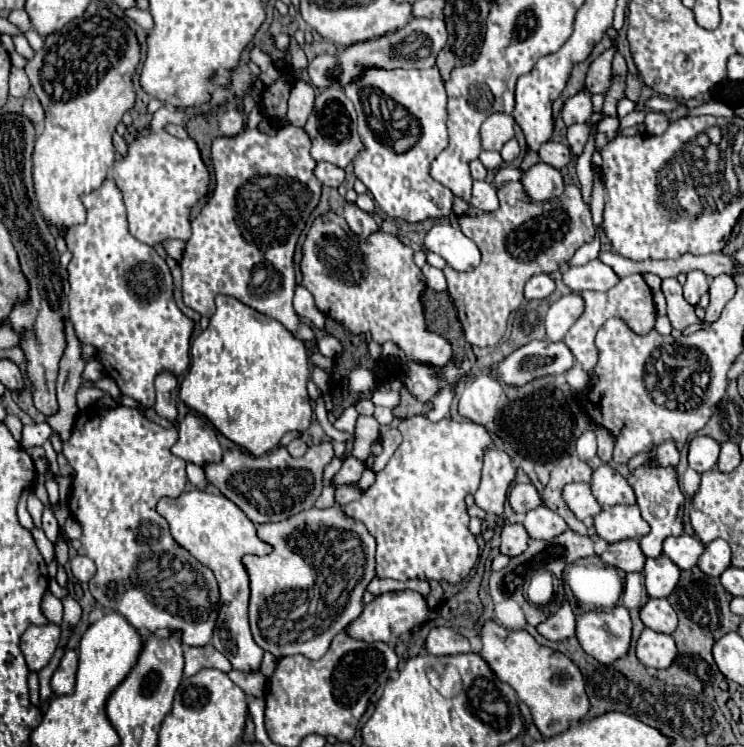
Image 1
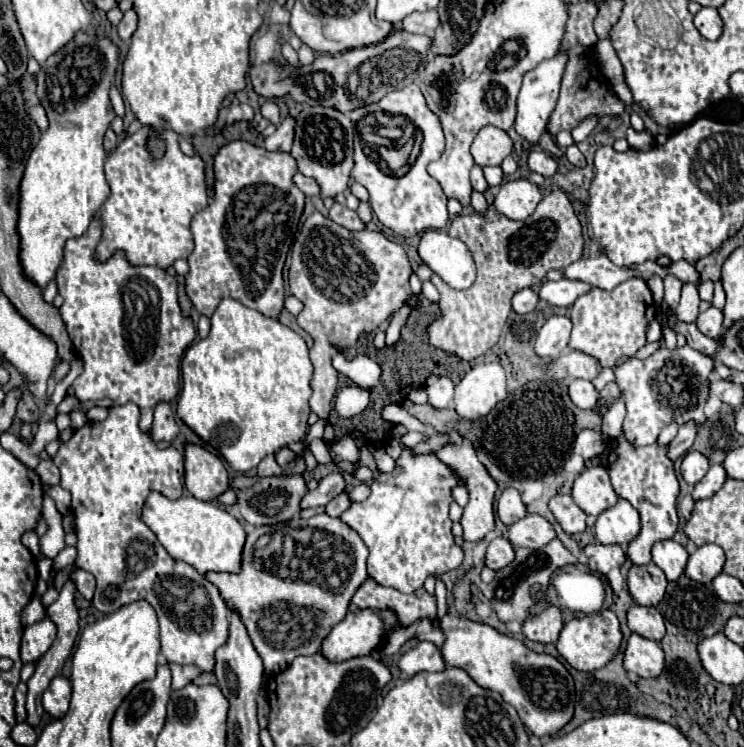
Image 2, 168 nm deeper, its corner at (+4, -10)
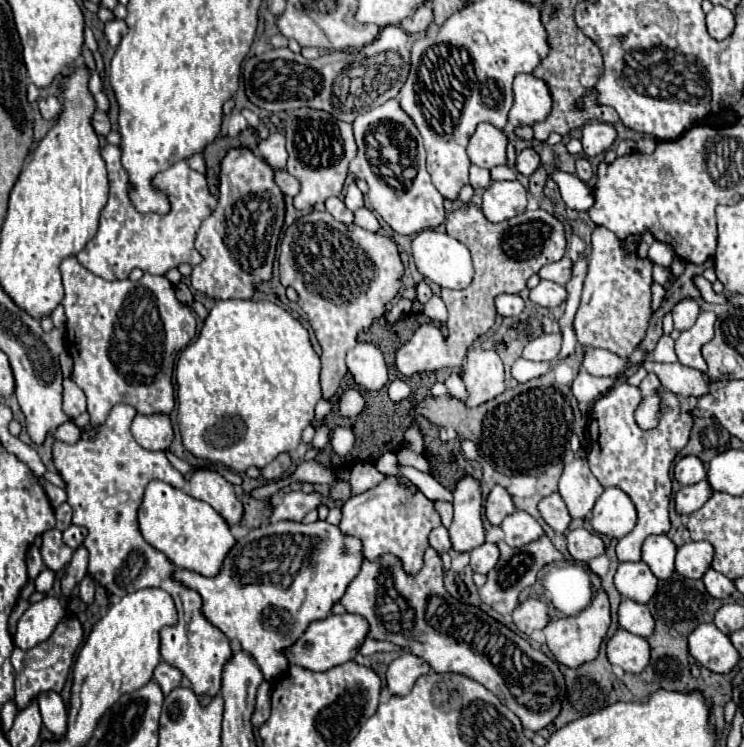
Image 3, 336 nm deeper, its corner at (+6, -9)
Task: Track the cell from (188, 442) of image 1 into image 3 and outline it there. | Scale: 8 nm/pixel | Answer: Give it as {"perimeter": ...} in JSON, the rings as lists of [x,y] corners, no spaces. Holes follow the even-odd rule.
{"perimeter":[[[194,470],[190,476],[190,496],[210,504],[228,524],[236,524],[242,518],[242,504],[234,494],[234,486],[216,470]]]}

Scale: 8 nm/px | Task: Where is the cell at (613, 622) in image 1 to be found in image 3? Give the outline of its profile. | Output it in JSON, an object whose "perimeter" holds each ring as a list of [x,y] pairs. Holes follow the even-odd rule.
{"perimeter":[[[600,590],[592,604],[588,608],[584,608],[578,616],[566,616],[566,618],[560,618],[560,620],[552,620],[546,628],[544,628],[544,634],[546,634],[546,644],[550,648],[550,652],[554,654],[554,658],[558,662],[562,662],[564,666],[568,668],[578,668],[590,660],[594,660],[598,656],[598,650],[600,650],[600,644],[610,628],[610,604],[608,604],[608,596],[604,590]]]}

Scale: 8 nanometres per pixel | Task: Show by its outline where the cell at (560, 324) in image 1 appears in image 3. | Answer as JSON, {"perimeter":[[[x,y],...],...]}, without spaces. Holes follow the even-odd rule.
{"perimeter":[[[556,332],[556,334],[542,334],[534,340],[530,340],[522,352],[522,356],[526,360],[534,360],[534,362],[540,362],[540,360],[556,360],[558,352],[560,352],[560,344],[562,344],[562,334]]]}

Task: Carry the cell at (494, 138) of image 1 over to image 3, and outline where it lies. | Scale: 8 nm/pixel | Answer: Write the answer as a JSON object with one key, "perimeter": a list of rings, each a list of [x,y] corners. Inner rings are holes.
{"perimeter":[[[480,124],[470,138],[468,156],[470,162],[480,168],[494,168],[498,164],[506,164],[506,146],[508,138],[502,130],[492,124]]]}

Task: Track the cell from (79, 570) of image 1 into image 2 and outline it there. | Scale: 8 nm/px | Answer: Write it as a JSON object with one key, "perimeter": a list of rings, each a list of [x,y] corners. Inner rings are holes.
{"perimeter":[[[76,567],[72,569],[70,577],[72,577],[72,581],[76,583],[78,593],[90,601],[92,595],[94,595],[94,589],[96,589],[96,579],[92,579],[92,575],[90,575],[88,571],[84,571],[84,569],[76,569]]]}

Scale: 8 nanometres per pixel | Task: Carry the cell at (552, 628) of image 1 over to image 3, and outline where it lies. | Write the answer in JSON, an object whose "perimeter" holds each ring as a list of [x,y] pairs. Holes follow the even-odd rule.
{"perimeter":[[[536,598],[526,600],[524,604],[520,604],[514,612],[512,612],[514,624],[520,632],[524,632],[526,636],[530,636],[534,630],[542,630],[548,626],[550,622],[550,614],[548,614],[548,606]]]}

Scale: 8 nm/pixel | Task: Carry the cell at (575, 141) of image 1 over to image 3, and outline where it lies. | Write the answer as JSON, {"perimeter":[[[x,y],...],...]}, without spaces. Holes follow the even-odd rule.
{"perimeter":[[[578,156],[578,158],[576,158],[576,176],[578,176],[582,182],[592,180],[592,176],[594,176],[590,162],[588,162],[584,156]]]}

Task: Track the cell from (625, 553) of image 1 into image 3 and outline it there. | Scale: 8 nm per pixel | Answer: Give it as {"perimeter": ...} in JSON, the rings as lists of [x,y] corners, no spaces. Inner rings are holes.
{"perimeter":[[[576,528],[566,534],[568,552],[578,562],[588,562],[592,558],[598,558],[606,554],[606,546],[598,534],[592,534],[584,528]]]}

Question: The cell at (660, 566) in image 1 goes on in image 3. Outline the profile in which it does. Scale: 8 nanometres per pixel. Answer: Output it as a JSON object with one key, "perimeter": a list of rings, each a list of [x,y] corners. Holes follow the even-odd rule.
{"perimeter":[[[622,562],[614,576],[614,584],[622,596],[646,604],[656,594],[658,578],[646,562]]]}

